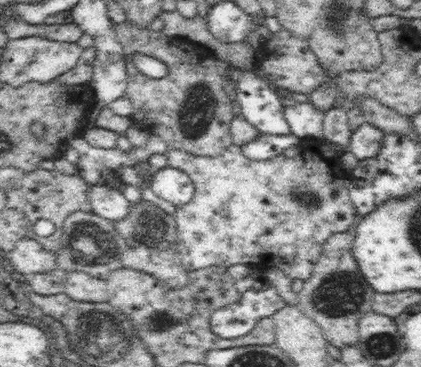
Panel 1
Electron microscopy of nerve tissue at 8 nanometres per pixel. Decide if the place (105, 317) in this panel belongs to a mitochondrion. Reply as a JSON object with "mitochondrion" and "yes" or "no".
{"mitochondrion":"yes"}

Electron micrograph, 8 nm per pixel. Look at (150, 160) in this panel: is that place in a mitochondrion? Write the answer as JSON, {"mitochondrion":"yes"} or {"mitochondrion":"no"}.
{"mitochondrion":"no"}

